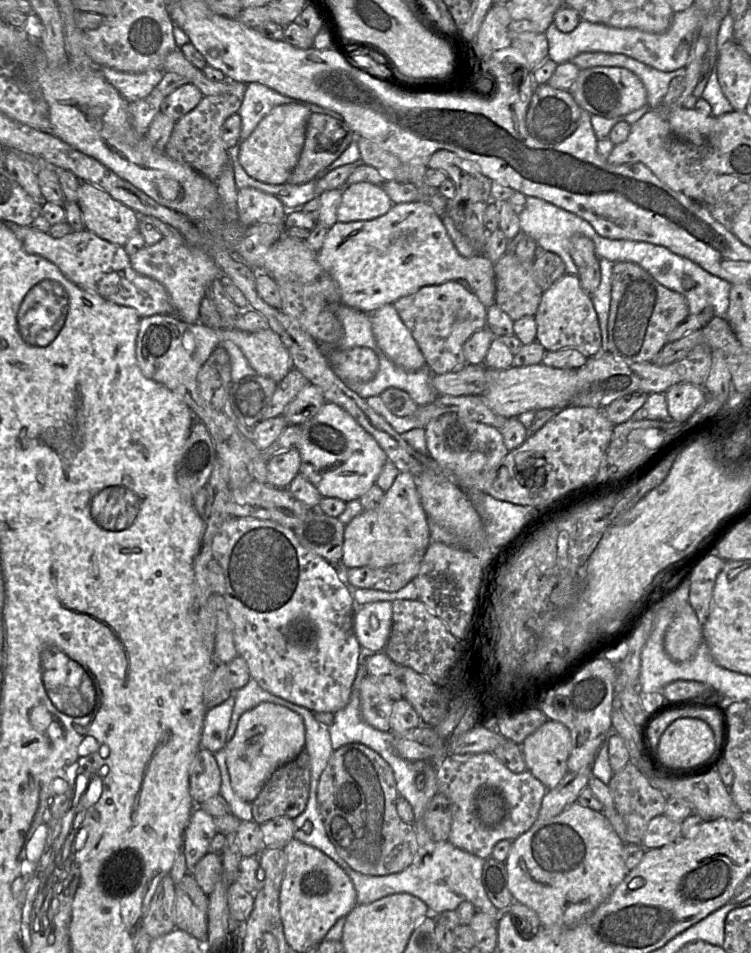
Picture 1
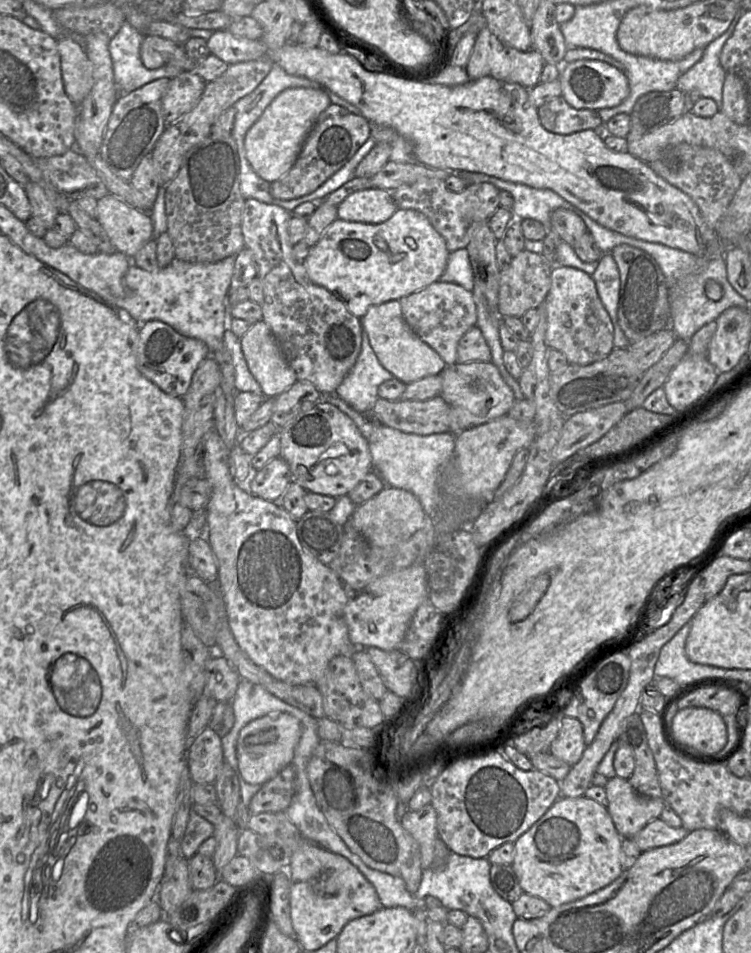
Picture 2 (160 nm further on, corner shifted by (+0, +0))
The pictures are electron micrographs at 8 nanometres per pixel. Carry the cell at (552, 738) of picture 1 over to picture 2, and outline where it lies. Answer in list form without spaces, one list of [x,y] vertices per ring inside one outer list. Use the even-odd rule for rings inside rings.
[[[563,717],[558,736],[552,742],[549,753],[572,767],[581,759],[585,748],[581,722],[576,718]]]

